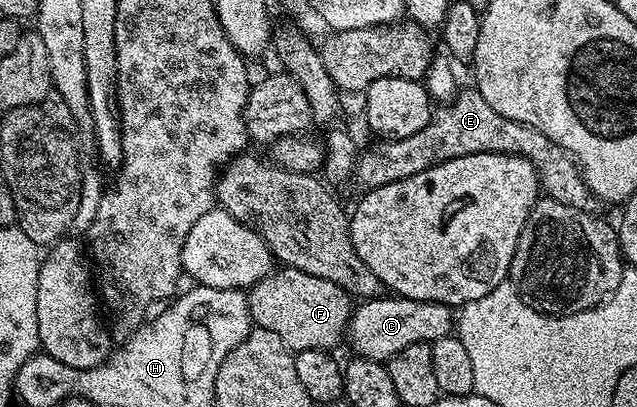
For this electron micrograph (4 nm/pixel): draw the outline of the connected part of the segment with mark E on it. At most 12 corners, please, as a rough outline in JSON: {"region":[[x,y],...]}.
{"region":[[459,89],[420,132],[359,153],[366,190],[469,154],[520,154],[545,197],[596,199],[573,155]]}

